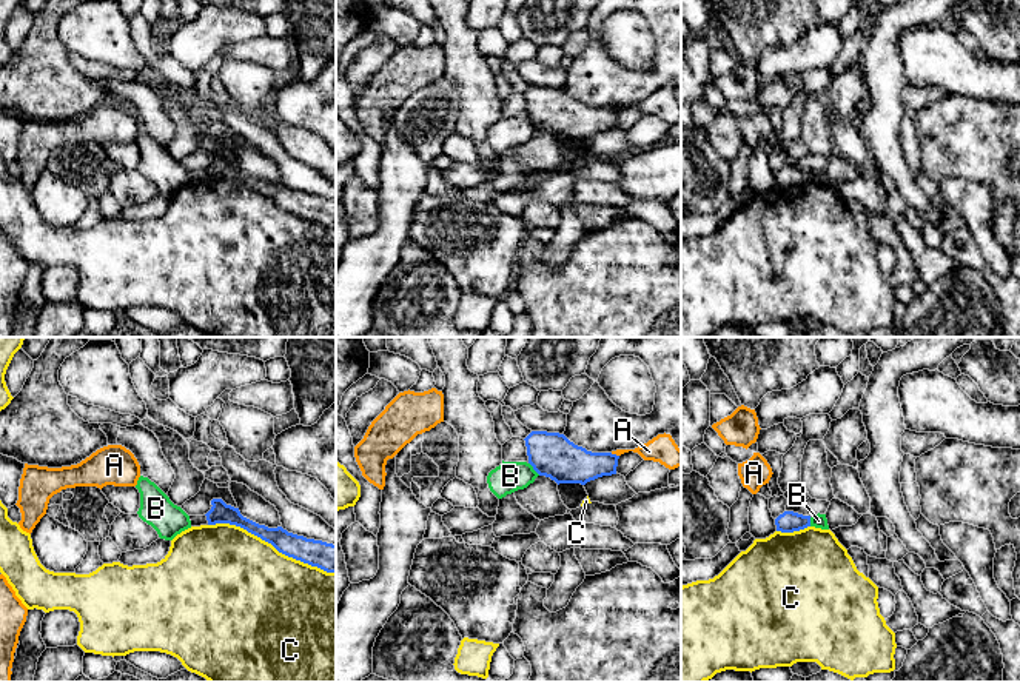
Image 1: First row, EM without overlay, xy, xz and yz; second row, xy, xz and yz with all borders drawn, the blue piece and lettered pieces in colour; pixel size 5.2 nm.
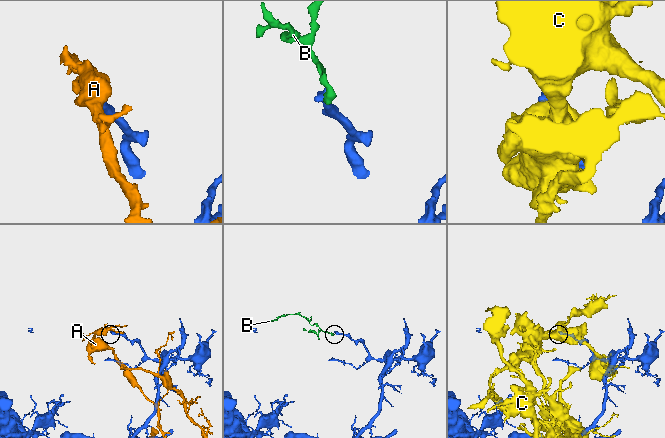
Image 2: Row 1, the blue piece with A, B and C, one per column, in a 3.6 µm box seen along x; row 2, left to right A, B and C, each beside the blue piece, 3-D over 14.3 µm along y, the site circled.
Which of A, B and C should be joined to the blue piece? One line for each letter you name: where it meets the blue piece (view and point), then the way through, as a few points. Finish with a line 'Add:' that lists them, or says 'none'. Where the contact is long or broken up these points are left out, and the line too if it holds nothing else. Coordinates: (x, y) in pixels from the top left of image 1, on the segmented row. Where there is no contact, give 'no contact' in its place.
Add: none

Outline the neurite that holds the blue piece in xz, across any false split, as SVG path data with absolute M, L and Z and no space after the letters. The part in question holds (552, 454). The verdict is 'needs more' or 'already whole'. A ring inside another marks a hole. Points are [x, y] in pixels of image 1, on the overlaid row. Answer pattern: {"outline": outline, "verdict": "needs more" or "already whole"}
{"outline": "M532 431L524 440L533 470L558 485L585 485L598 477L616 474L619 456L587 451L570 442L564 434Z", "verdict": "already whole"}

